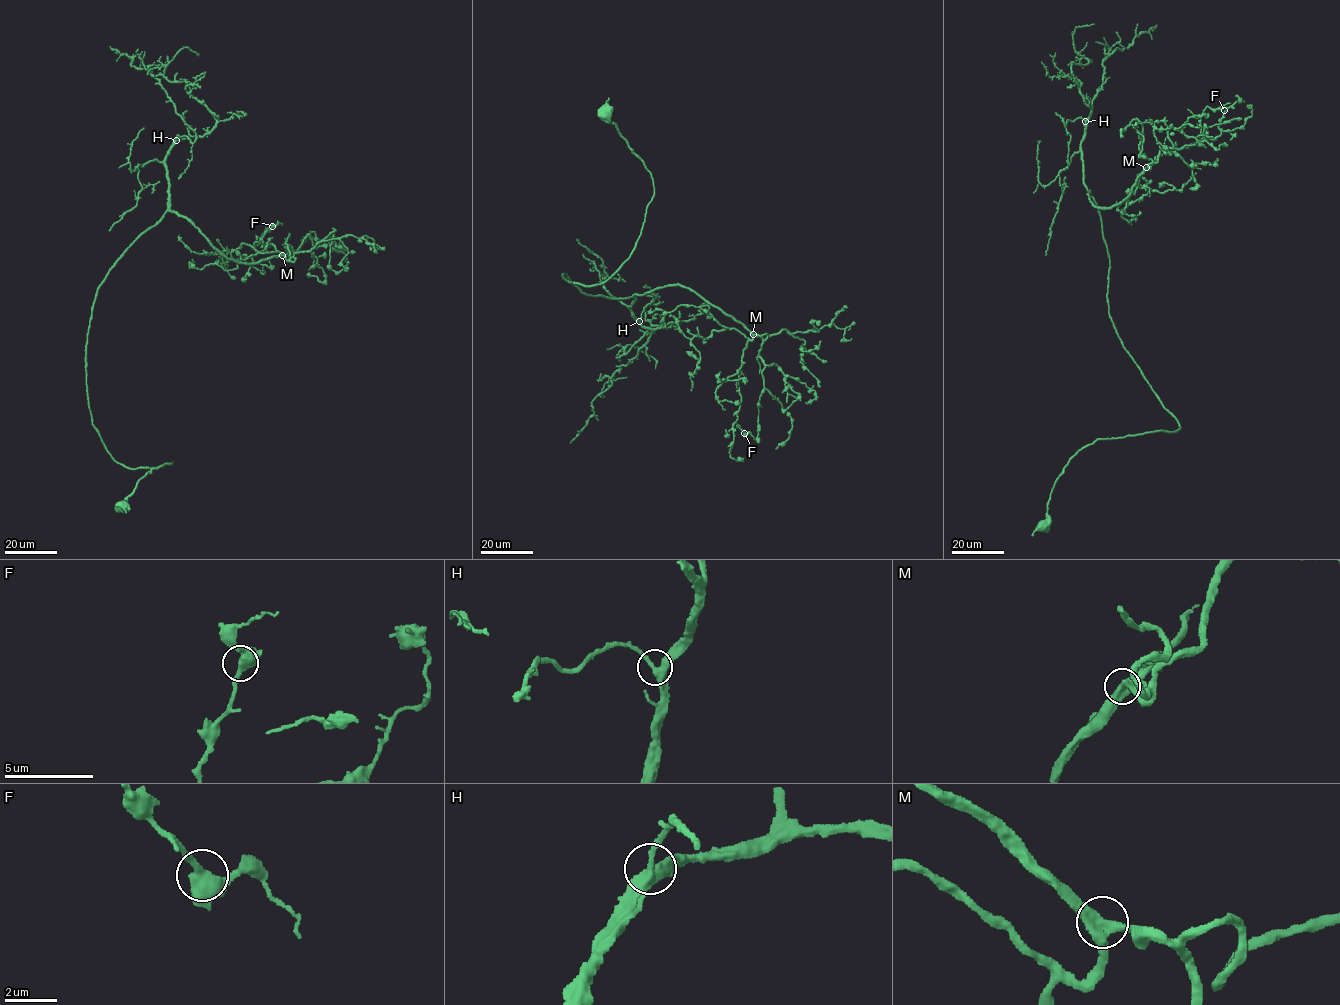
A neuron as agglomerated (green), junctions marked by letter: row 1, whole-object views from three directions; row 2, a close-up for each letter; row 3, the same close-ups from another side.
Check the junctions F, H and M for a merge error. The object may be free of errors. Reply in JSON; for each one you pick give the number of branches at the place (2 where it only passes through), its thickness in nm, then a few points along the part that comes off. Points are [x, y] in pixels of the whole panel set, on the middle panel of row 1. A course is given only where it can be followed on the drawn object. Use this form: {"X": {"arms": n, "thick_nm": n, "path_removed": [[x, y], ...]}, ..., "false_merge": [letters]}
{"false_merge": []}

